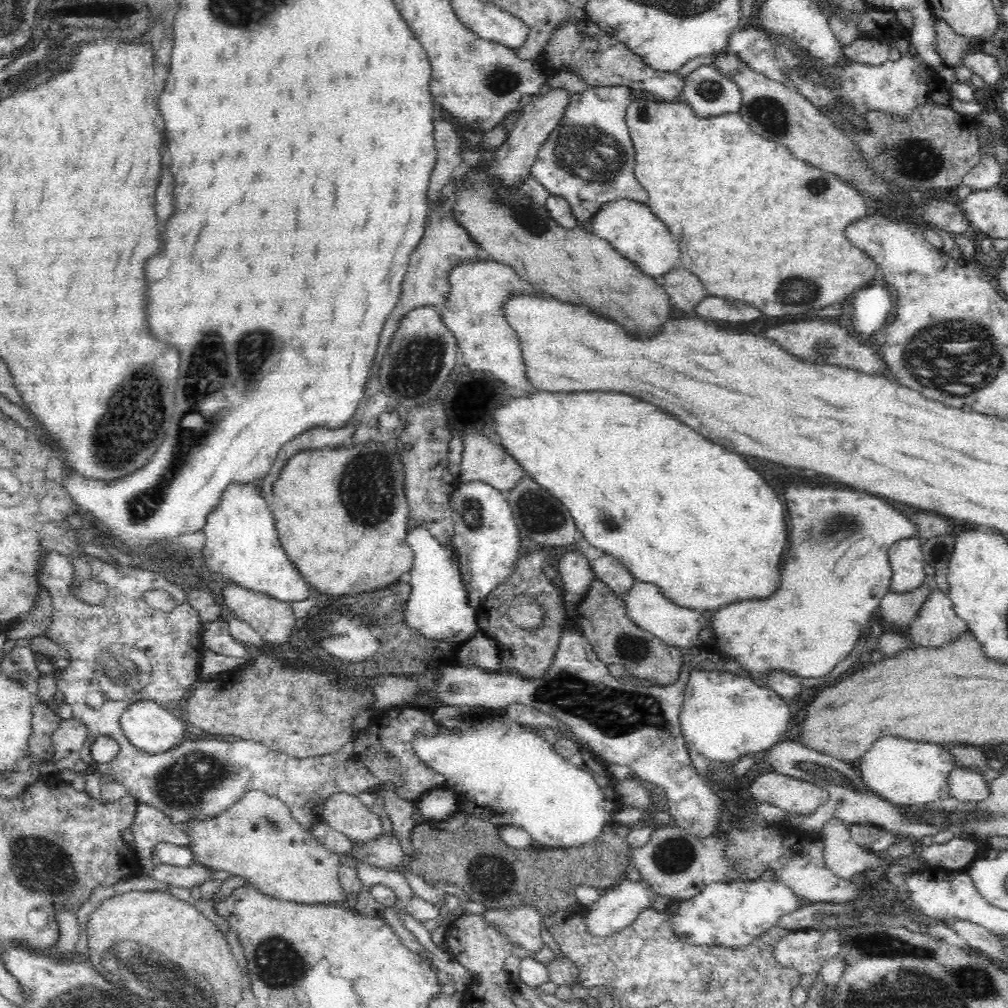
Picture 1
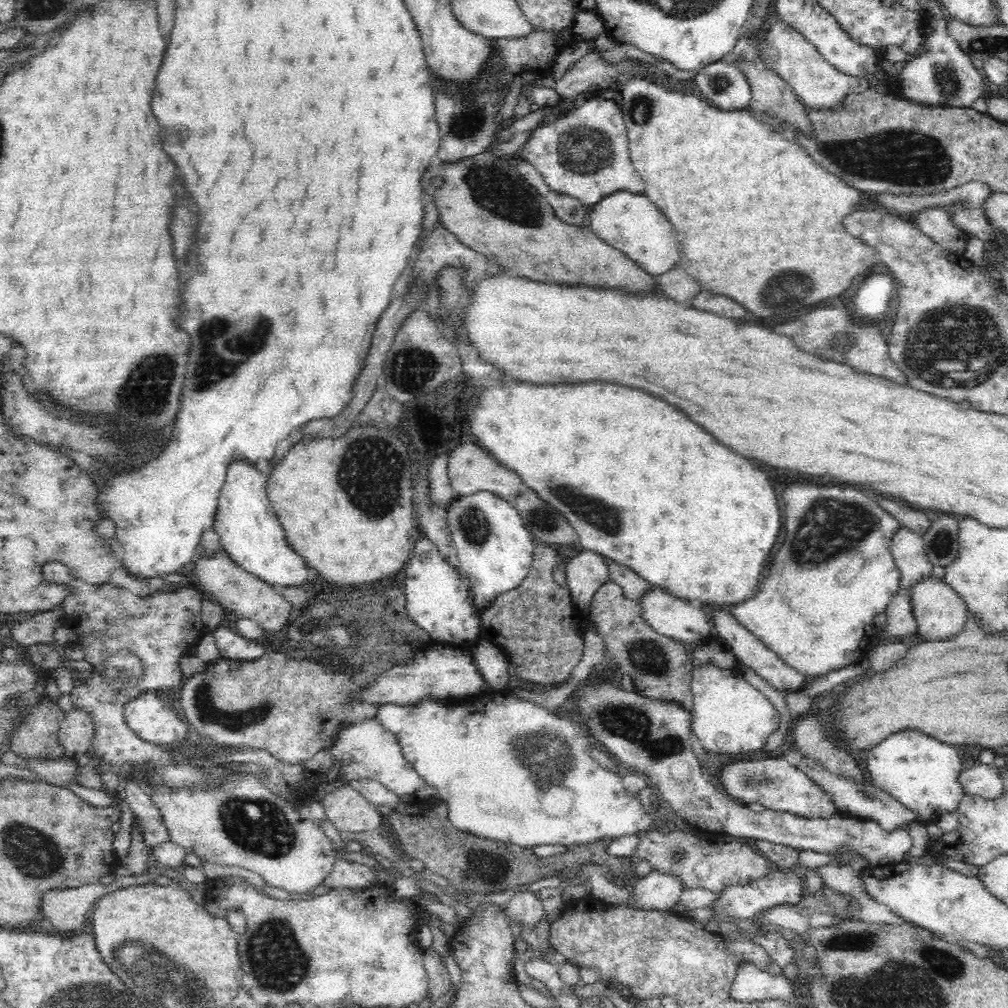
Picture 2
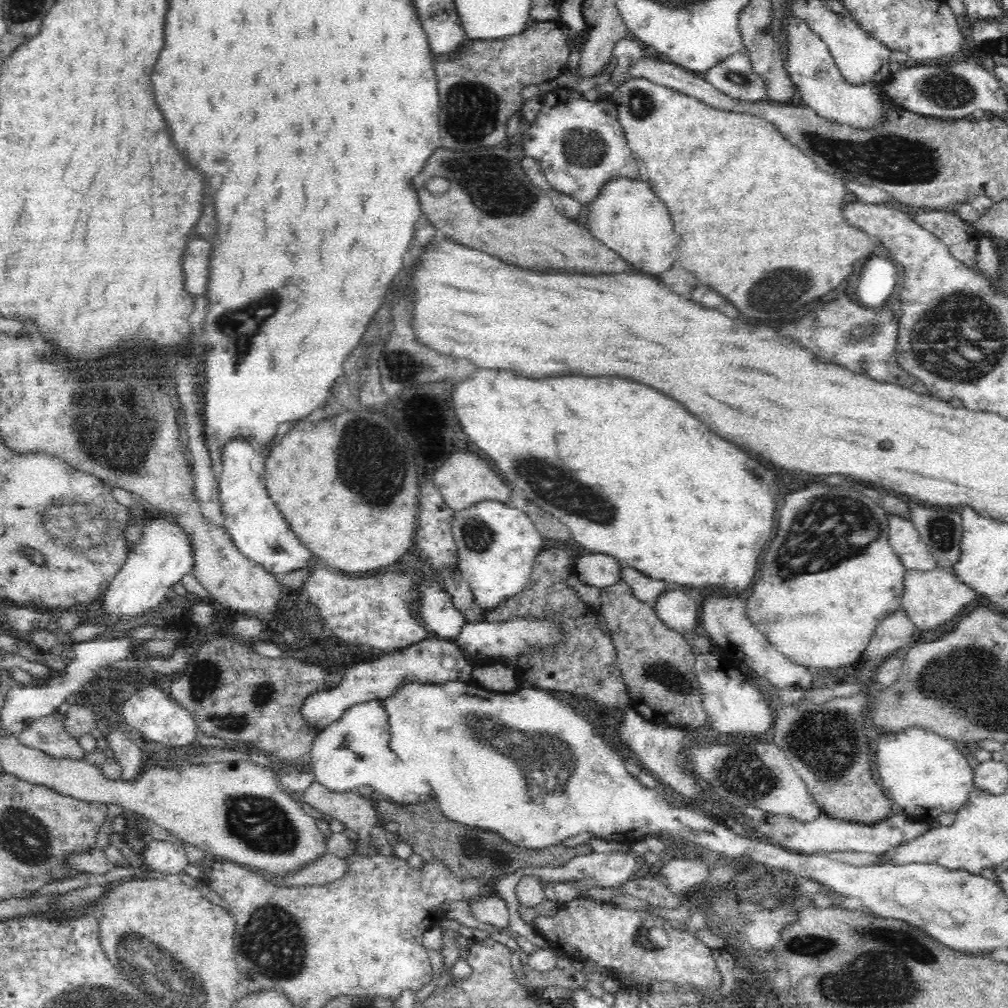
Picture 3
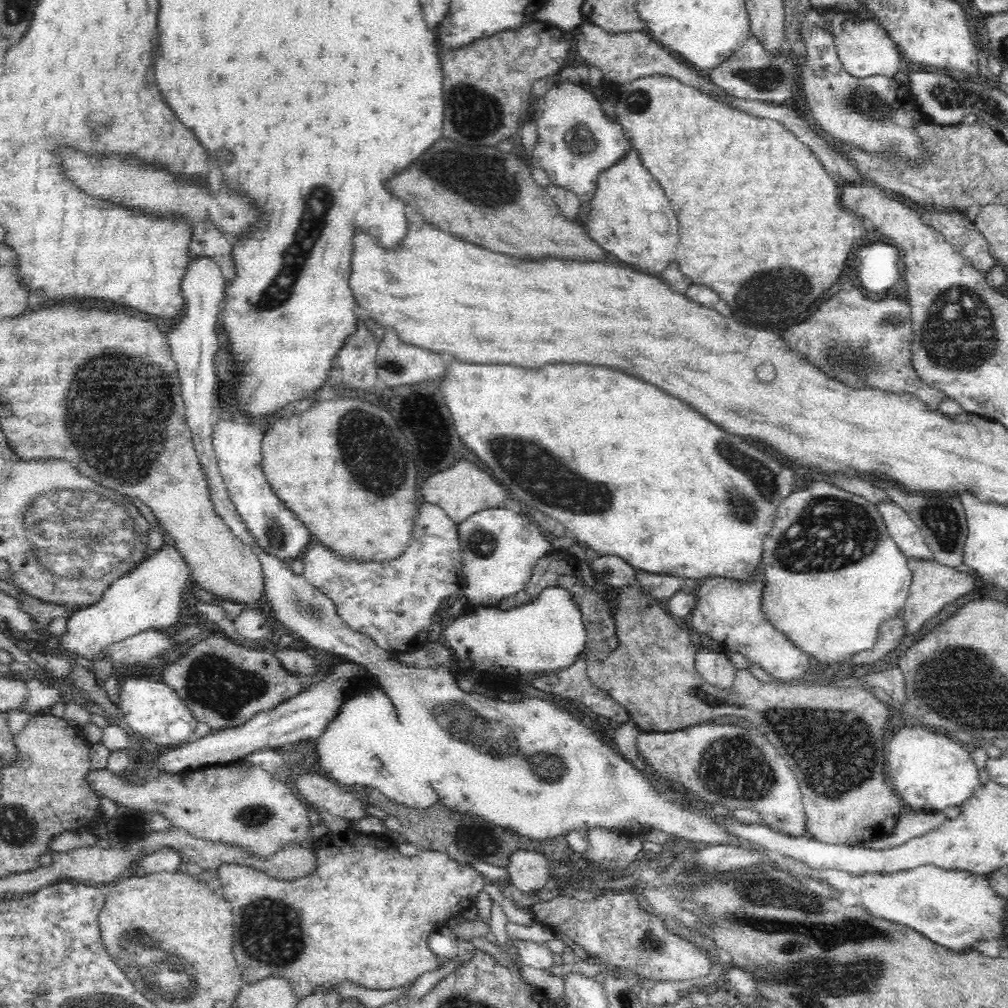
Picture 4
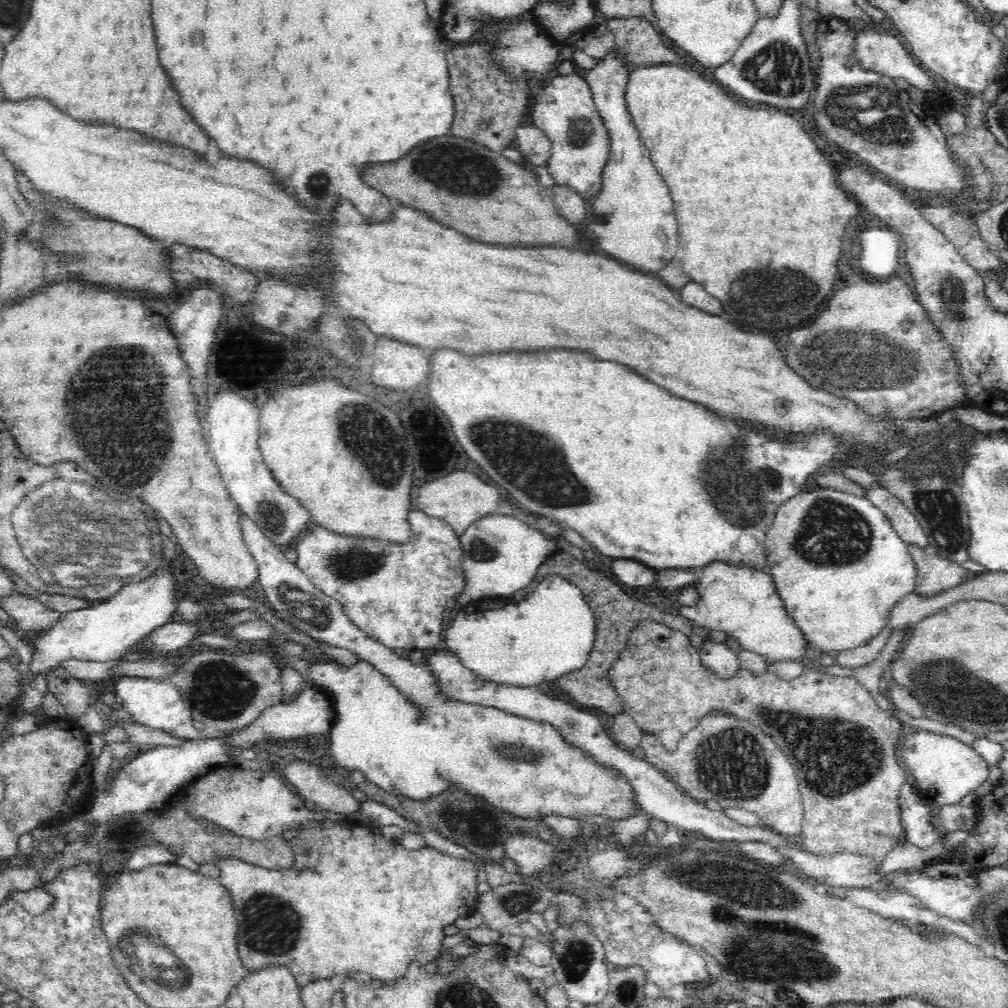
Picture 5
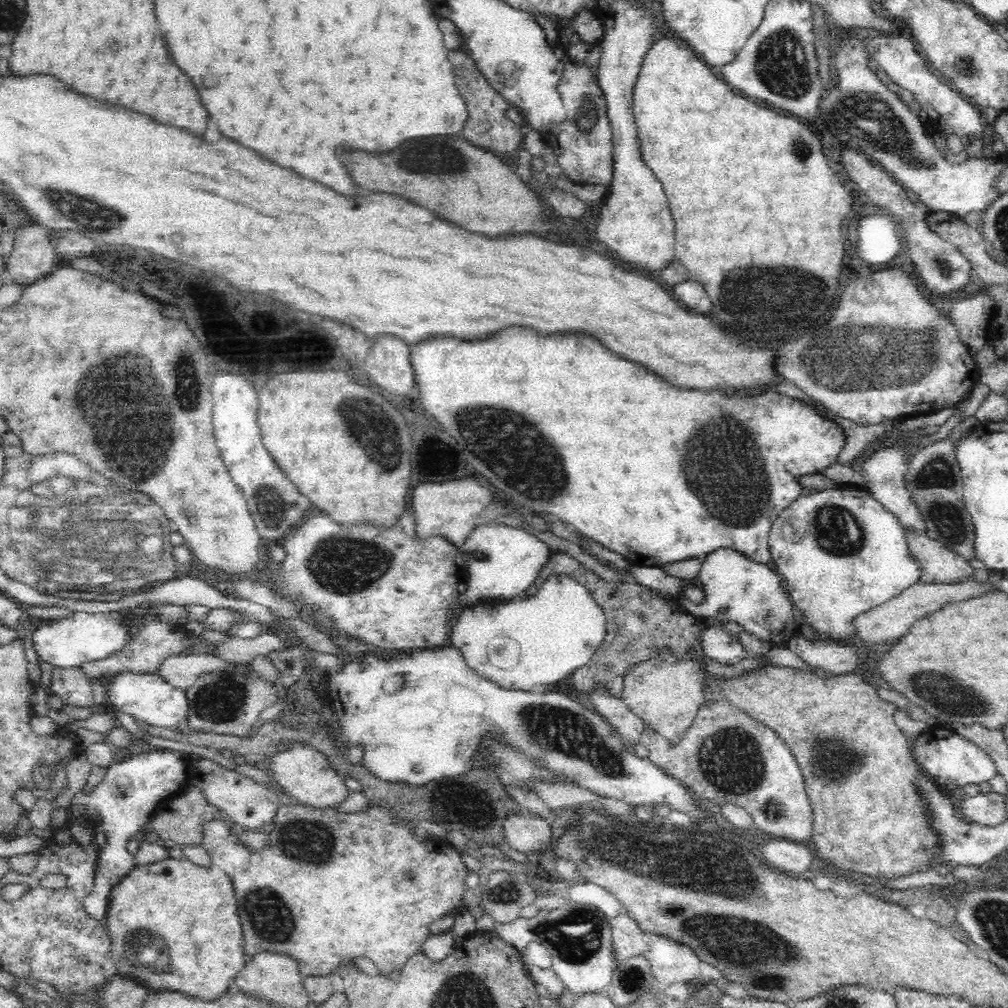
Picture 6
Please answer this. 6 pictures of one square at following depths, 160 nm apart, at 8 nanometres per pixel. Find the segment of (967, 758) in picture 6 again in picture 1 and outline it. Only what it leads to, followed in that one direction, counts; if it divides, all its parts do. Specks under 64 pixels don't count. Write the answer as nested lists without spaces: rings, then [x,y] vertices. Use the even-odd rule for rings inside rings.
[[[884,736],[862,756],[860,776],[864,785],[895,806],[928,804],[950,798],[948,776],[956,767],[954,755],[944,745]]]

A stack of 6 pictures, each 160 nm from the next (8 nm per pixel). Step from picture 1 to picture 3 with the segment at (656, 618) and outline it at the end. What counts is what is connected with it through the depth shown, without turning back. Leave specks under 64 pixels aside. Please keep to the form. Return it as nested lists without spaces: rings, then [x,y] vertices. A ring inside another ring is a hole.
[[[669,587],[654,604],[656,615],[668,628],[684,634],[685,632],[696,633],[699,607],[696,601],[690,598],[686,588]]]

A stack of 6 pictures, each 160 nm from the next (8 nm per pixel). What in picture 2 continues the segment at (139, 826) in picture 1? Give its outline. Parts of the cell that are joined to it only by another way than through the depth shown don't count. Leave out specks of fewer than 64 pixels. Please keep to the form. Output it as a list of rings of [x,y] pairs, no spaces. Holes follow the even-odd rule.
[[[130,776],[123,783],[124,785],[120,789],[122,800],[128,804],[135,814],[135,821],[142,829],[144,843],[150,849],[150,852],[153,852],[154,848],[160,843],[170,845],[170,833],[164,825],[162,813],[152,804],[151,798],[143,785]]]

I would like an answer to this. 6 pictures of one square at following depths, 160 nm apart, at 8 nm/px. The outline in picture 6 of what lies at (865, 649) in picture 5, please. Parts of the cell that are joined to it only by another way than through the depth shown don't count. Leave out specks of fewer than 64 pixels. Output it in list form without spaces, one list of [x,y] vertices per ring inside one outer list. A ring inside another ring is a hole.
[[[798,632],[785,646],[792,648],[806,664],[822,668],[829,676],[853,673],[858,664],[856,646],[840,646],[834,640],[823,639],[811,643]]]

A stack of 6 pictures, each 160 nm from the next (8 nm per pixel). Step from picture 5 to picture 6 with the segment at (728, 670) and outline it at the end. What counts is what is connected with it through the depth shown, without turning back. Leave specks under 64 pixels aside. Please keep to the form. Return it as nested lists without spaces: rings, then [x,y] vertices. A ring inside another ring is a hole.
[[[714,624],[701,632],[704,656],[720,664],[734,665],[742,662],[748,652],[736,634],[724,630],[724,624]]]

